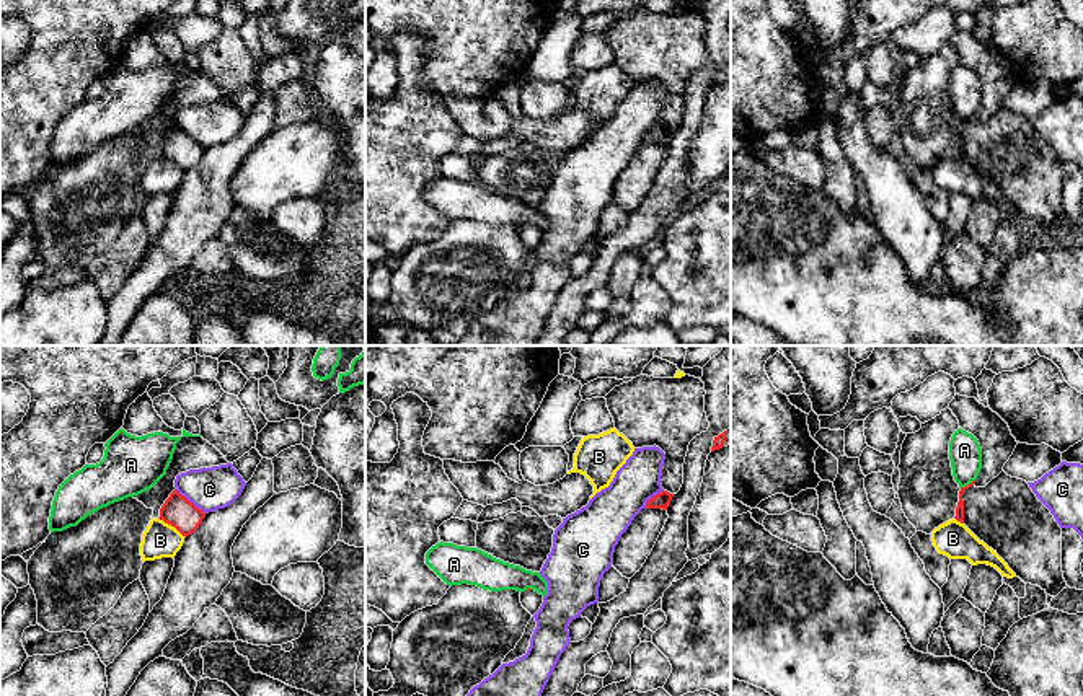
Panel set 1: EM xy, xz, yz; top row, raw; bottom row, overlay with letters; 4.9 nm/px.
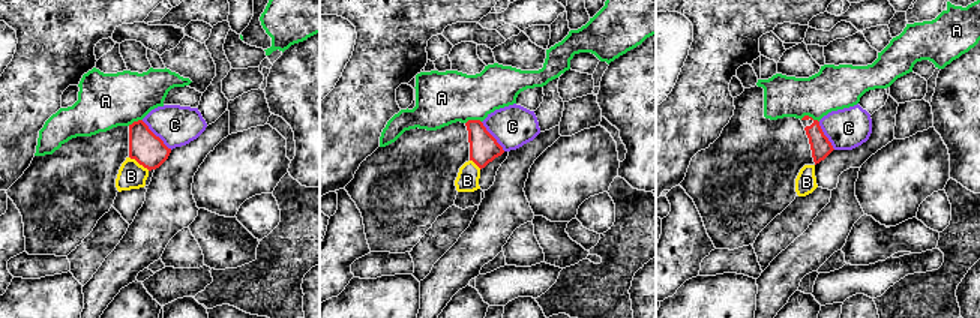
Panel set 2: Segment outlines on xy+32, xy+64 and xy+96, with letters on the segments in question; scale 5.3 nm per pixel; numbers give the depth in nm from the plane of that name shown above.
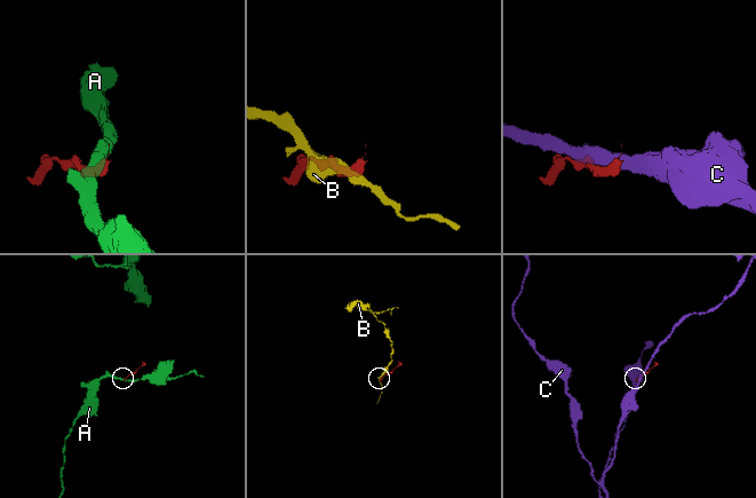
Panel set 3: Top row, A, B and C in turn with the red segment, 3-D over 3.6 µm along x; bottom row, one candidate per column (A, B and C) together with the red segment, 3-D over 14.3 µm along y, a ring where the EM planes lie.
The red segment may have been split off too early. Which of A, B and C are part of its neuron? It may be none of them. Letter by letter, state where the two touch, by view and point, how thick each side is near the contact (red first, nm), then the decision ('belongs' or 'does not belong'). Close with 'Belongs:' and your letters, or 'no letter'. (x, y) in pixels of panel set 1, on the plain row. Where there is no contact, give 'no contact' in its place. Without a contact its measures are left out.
A: contact yz (969, 119); calibres 50 and 160 nm; does not belong
B: contact xy (172, 160); calibres 150 and 180 nm; does not belong
C: contact xy (188, 136); calibres 150 and 220 nm; does not belong
Belongs: no letter

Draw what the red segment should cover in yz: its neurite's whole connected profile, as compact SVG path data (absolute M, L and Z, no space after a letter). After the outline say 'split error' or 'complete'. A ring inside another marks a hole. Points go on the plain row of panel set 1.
M956 29L948 42L957 52L959 62L972 68L982 83L982 104L977 114L959 126L954 153L964 158L964 126L972 121L985 122L993 112L997 112L1013 90L1018 77L1011 70L1008 59L990 42L980 39L975 33Z | split error

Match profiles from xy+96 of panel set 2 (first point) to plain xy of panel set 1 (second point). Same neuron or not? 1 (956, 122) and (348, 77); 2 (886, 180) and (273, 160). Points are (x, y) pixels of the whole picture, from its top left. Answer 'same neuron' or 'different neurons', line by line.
1: same neuron
2: same neuron

